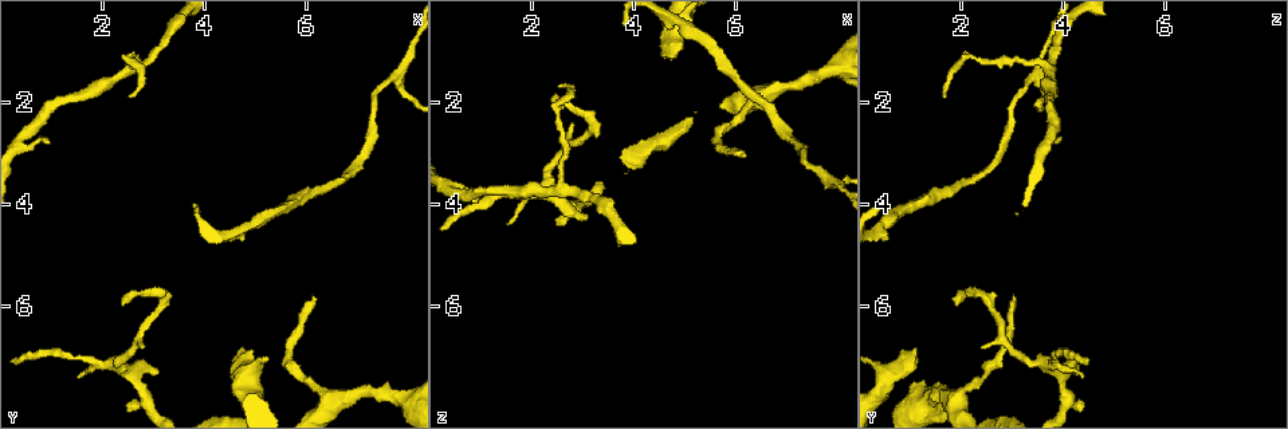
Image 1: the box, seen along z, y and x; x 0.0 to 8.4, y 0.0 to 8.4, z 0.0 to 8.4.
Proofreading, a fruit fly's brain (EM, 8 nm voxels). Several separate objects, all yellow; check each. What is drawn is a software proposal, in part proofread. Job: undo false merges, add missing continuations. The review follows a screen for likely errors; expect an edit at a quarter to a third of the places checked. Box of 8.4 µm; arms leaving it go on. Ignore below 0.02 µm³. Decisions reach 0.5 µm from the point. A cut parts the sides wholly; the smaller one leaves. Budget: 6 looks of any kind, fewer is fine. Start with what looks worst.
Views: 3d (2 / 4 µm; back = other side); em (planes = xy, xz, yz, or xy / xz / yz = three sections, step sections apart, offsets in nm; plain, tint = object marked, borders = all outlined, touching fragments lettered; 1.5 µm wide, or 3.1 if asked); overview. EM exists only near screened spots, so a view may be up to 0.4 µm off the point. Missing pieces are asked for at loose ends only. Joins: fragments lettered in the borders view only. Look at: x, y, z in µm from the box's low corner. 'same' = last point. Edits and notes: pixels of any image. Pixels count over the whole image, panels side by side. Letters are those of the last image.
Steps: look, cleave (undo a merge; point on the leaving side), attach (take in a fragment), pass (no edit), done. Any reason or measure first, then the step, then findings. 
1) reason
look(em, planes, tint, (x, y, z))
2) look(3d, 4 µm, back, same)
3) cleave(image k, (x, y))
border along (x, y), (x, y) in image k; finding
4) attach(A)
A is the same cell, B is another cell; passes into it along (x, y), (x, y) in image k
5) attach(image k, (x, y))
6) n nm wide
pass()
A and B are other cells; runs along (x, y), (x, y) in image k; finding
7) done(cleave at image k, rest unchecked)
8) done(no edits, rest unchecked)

free end
look(em, yz, step 4, borders, (1.55, 7.40, 4.35))

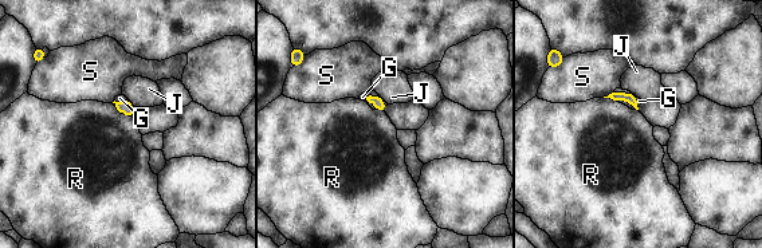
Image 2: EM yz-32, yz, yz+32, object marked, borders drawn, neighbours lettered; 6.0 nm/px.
attach(G)
G is the same cell, J, R and S are other cells; passes into it along (378, 103), (376, 97), (362, 97) in image 2; the neuron continues

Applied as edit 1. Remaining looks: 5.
branch stops here
look(3d, 4 µm, (4.70, 6.80, 1.10))

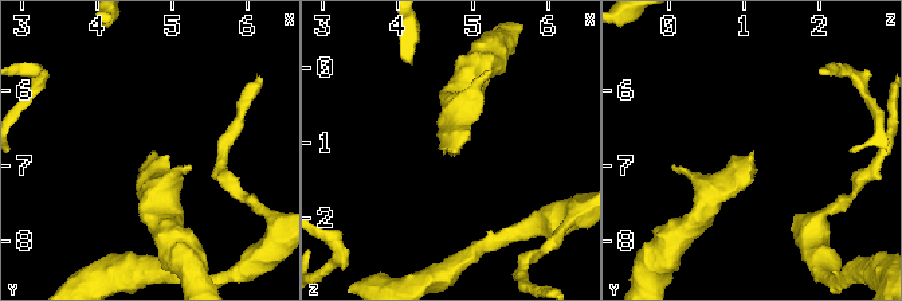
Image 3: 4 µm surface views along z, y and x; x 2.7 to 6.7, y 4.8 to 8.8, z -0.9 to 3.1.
need the tissue
look(em, planes, borders, (4.65, 6.85, 1.05))

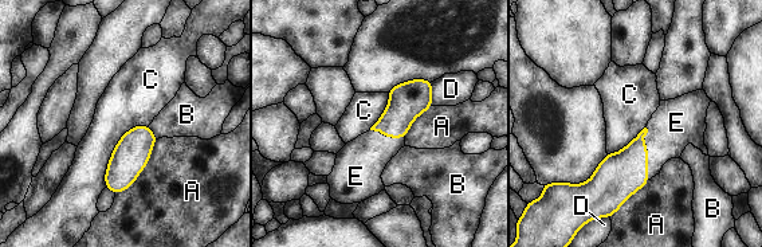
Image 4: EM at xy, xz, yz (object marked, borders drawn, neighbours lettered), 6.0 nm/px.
C touches over 460 nm
attach(E)
E is the same cell, A, B, C and D are other cells; passes into it along (620, 175), (647, 153), (675, 124) in image 4; it goes on there

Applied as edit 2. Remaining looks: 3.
long arm stops here
look(3d, 4 µm, (2.55, 1.90, 1.65))

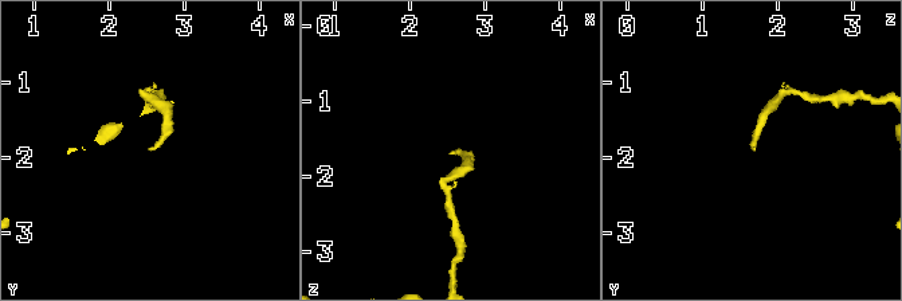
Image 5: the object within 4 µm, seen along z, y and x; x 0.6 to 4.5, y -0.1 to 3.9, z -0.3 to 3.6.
look(em, xy, step 4, borders, (2.50, 1.90, 1.70))

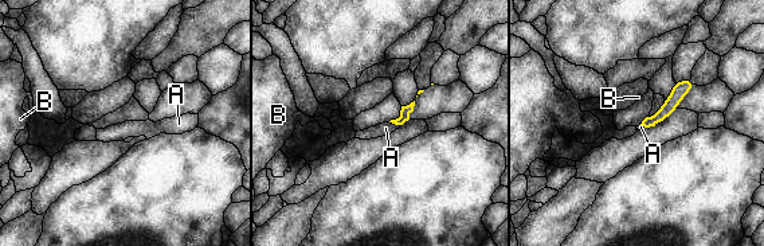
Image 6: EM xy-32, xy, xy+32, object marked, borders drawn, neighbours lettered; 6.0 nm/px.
pass()
A and B are other cells; border along (390, 121), (399, 125) in image 6; none of them fits

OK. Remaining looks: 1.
done(attach at image 2, attach at image 4, rest unchecked)

